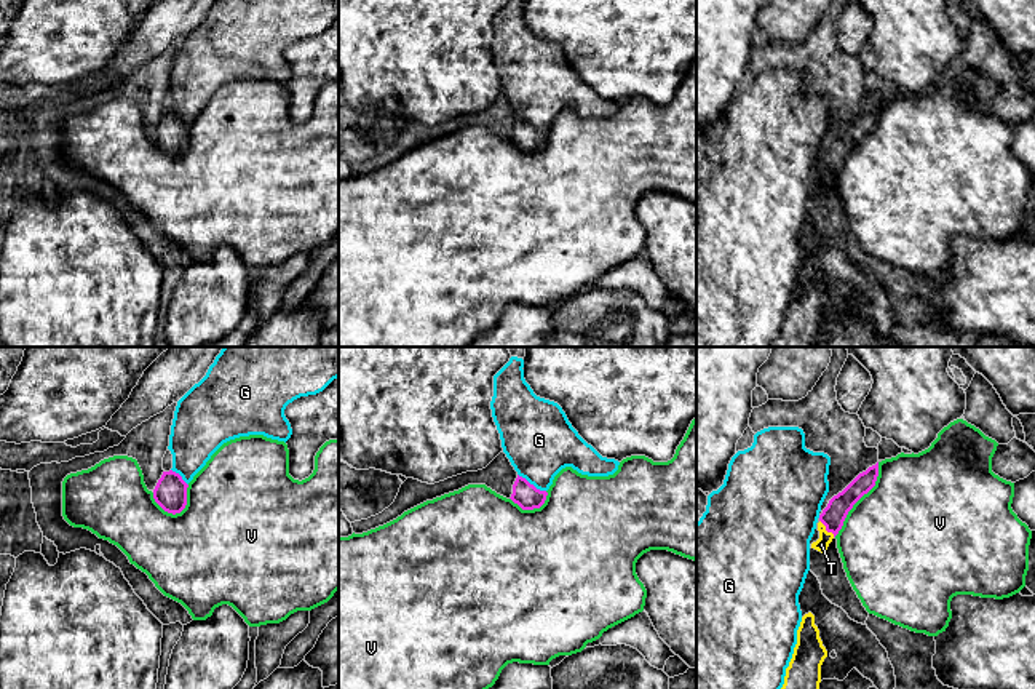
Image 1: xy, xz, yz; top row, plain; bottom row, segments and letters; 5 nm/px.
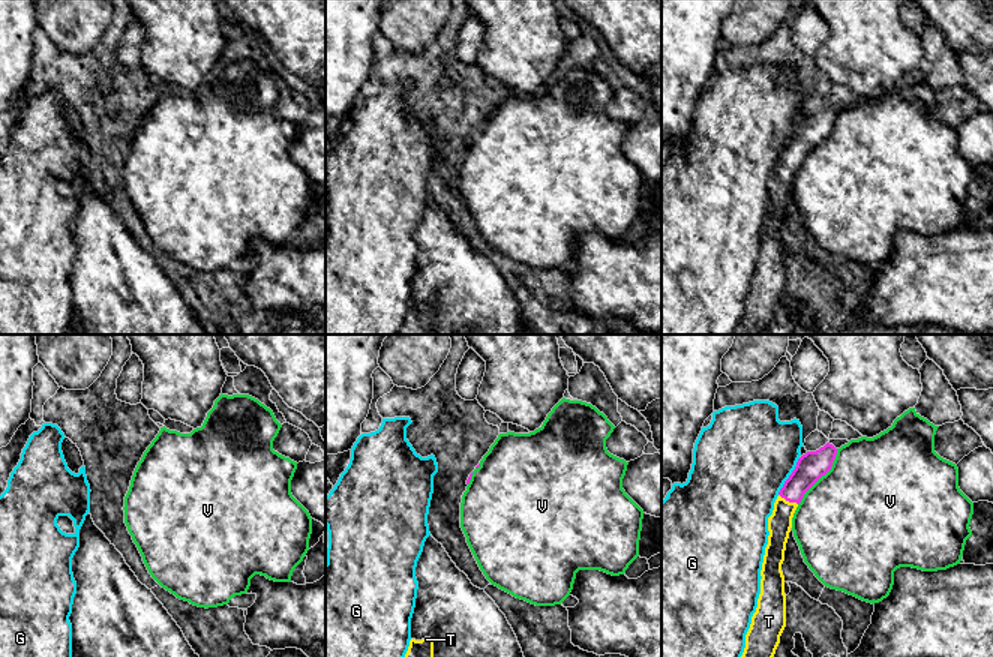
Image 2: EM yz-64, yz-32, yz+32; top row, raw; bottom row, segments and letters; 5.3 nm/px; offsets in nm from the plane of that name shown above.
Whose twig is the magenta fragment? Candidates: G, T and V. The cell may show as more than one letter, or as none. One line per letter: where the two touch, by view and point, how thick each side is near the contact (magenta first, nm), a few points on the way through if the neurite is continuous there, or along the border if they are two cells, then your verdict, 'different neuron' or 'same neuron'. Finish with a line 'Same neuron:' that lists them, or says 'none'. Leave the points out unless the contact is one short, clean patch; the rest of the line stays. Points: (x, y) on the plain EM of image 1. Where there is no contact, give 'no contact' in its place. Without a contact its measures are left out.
G: contact xz (532, 127); calibres 120 and 360 nm; border xz (518, 115), (545, 133); different neuron
T: contact yz (826, 171); calibres 120 and 70 nm; way yz (832, 159), (826, 171), (826, 179), (821, 186); same neuron
V: contact yz (860, 139); calibres 120 and 500 nm; different neuron
Same neuron: T

